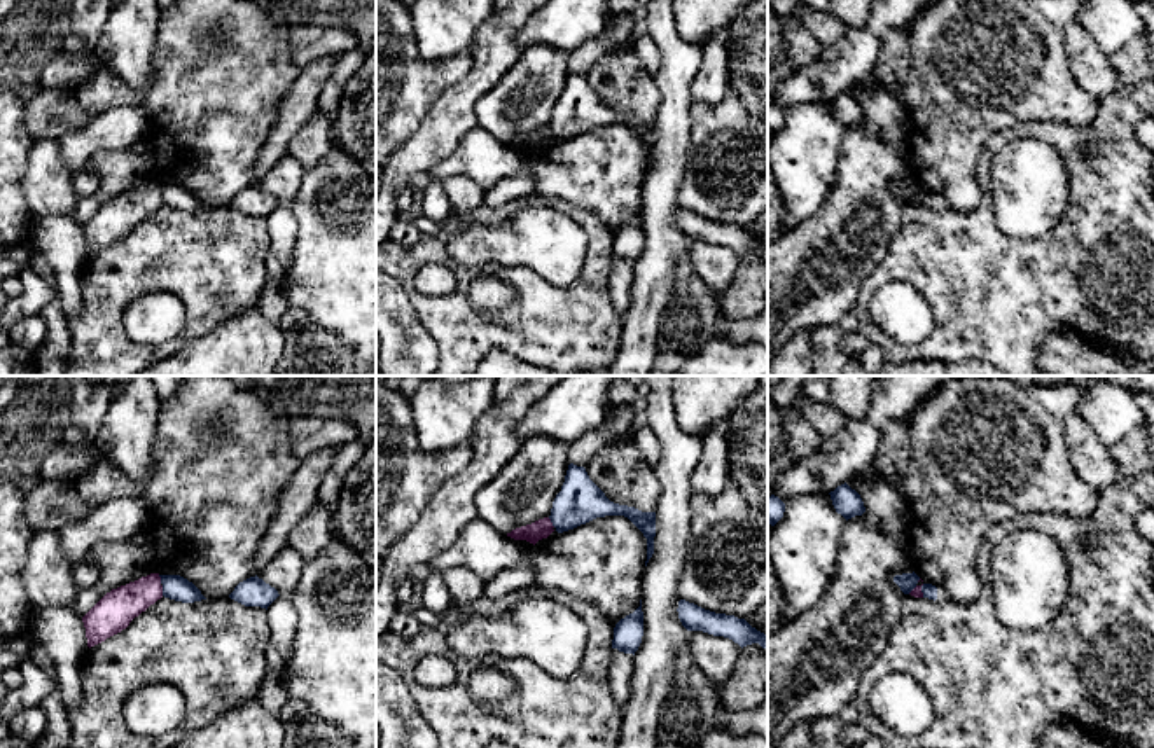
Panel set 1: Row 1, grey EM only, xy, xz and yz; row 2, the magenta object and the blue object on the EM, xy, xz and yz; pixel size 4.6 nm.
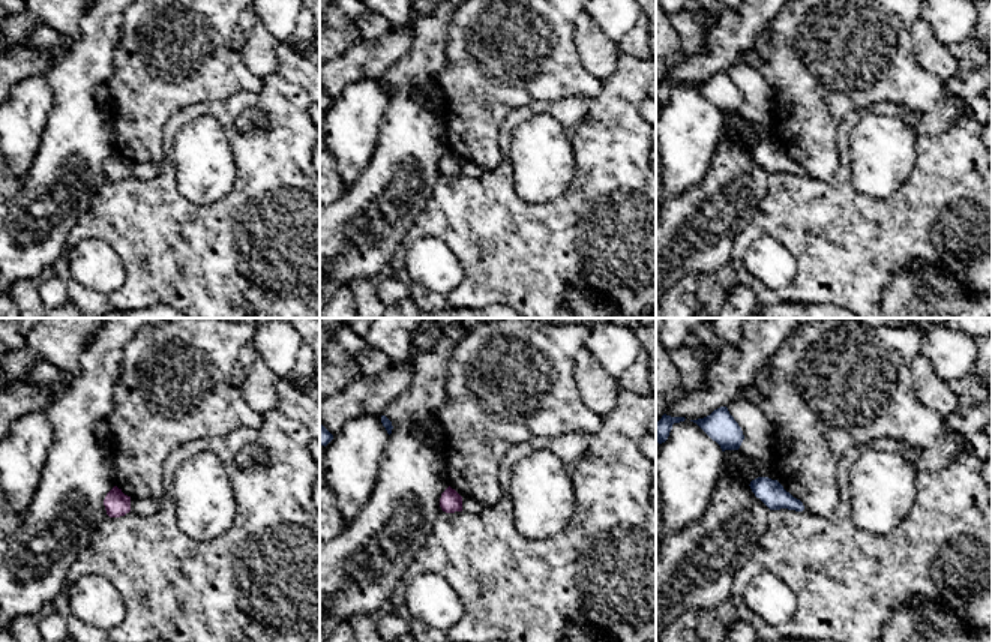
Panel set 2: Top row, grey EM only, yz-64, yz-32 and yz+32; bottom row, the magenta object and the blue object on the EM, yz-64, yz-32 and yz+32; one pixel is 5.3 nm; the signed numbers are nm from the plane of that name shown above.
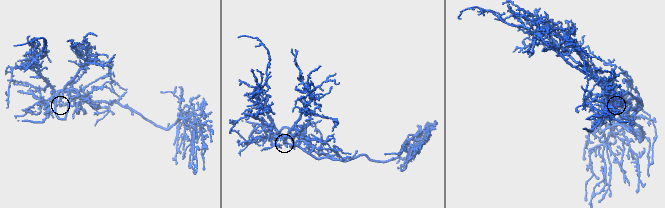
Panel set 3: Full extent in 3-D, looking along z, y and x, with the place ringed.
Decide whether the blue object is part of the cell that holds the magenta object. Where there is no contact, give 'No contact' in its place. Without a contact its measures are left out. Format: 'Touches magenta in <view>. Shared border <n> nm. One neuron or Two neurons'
Touches magenta in xy. Shared border 50 nm. Two neurons

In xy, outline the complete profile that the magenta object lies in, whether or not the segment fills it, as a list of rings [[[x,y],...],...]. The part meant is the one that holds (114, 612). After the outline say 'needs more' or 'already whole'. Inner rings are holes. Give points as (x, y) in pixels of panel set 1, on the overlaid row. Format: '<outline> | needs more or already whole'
[[[150,573],[135,582],[107,592],[84,617],[87,647],[94,647],[121,633],[129,622],[163,598],[159,573]]] | already whole

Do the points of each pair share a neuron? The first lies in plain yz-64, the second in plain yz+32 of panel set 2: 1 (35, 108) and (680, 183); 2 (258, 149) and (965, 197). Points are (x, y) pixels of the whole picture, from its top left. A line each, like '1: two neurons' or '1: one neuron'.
1: one neuron
2: one neuron

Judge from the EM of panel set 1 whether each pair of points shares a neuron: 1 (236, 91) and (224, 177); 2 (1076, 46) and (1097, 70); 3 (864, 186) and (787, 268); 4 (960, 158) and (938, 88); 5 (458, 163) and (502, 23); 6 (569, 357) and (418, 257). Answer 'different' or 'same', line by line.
1: same
2: same
3: same
4: same
5: different
6: same

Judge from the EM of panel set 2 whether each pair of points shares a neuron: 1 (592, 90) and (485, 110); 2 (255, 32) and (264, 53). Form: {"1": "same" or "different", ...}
{"1": "same", "2": "same"}

